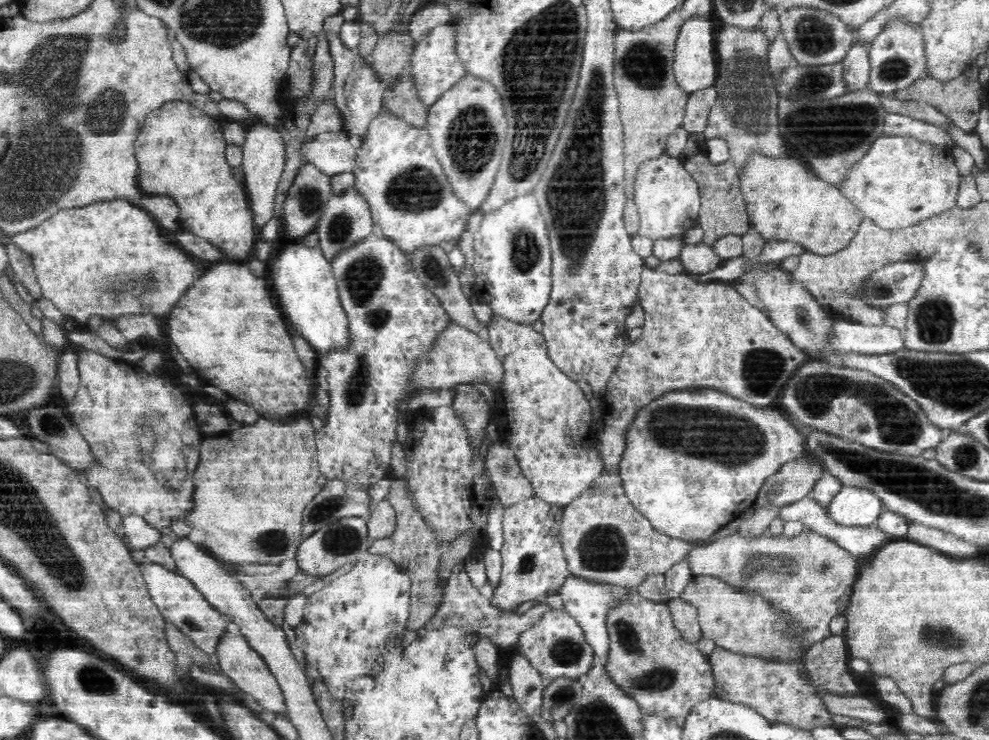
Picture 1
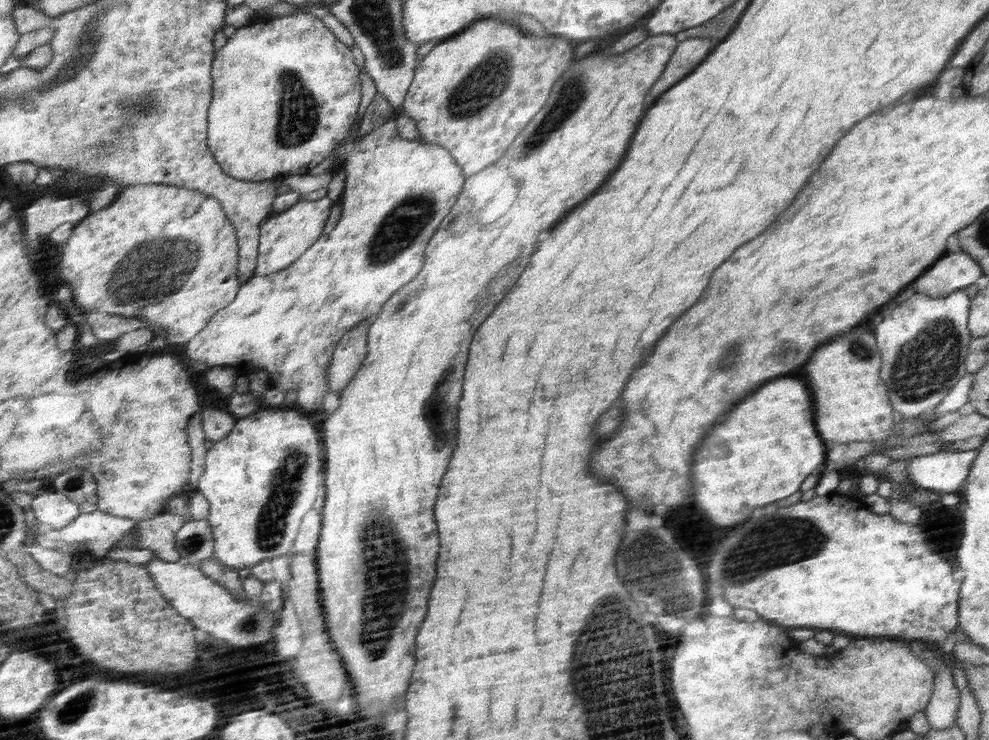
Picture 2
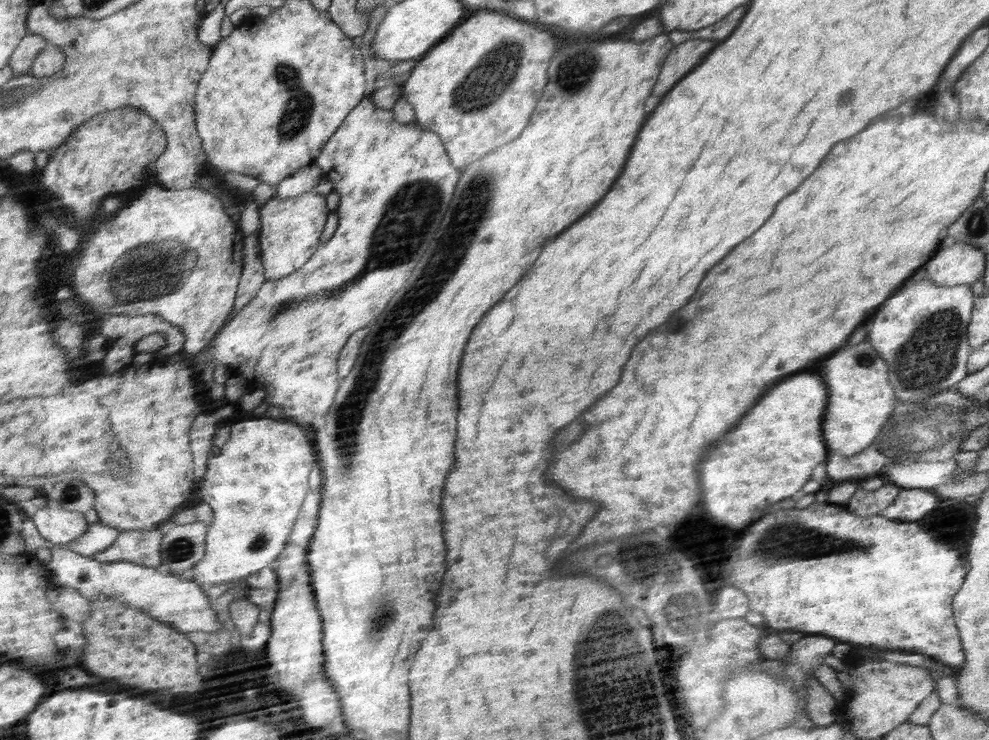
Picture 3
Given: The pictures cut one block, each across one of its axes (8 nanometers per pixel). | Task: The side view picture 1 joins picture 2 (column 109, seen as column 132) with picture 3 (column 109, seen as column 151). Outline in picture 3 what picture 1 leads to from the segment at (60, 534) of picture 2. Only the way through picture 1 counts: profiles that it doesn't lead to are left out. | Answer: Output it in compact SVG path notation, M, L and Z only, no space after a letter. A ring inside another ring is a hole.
M94 523L94 525L90 525L90 529L88 529L84 536L64 547L83 556L92 557L94 554L100 554L100 552L108 550L108 547L122 536L123 531L111 524Z

